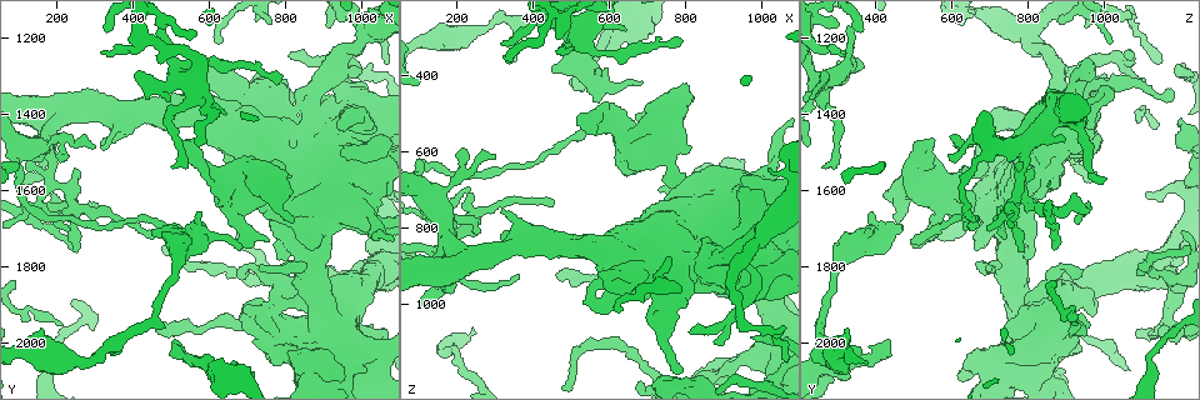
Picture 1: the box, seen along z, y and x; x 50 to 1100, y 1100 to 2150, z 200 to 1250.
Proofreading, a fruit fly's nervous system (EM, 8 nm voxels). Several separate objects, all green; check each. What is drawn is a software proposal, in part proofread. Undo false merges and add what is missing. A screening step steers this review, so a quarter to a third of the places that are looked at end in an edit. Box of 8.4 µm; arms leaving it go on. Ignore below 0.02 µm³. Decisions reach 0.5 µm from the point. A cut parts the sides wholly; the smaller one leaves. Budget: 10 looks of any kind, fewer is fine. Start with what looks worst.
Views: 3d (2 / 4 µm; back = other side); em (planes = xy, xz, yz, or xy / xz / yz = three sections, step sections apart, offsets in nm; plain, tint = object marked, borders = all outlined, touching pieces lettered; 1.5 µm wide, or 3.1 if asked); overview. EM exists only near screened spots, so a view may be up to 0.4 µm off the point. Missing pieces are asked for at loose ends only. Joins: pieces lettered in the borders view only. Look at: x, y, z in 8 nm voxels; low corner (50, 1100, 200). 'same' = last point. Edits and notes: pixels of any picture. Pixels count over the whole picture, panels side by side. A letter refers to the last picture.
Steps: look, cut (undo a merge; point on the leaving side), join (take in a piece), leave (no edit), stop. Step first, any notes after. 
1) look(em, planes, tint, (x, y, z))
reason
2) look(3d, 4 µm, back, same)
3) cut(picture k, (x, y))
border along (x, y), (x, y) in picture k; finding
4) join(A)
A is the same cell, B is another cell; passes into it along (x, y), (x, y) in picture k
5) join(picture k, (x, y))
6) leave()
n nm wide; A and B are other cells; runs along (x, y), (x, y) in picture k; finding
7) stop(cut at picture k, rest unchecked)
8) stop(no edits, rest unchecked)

look(3d, 4 µm, (575, 1665, 400))
an open end

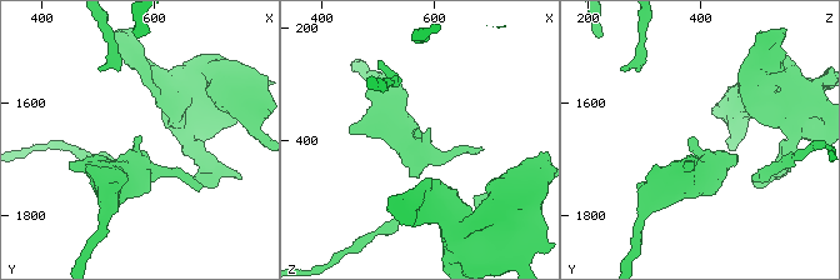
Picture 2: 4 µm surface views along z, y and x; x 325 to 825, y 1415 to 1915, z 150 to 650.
look(em, planes, borders, (575, 1660, 395))
now the EM

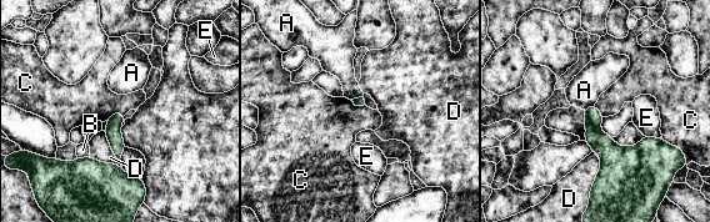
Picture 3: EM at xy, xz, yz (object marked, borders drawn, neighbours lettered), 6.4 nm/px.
leave()
A, B, C, D and E are other cells; border along (124, 114), (115, 112), (106, 121) in picture 3; no lettered piece goes on from it

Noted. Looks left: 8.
look(em, planes, borders, (360, 2030, 355))
an open end

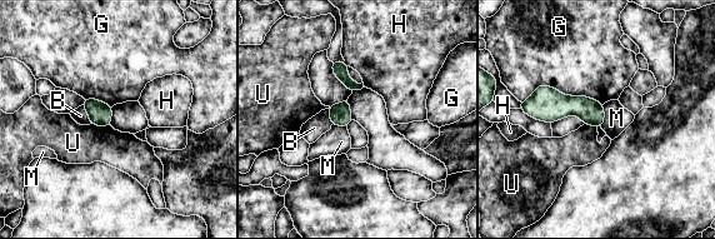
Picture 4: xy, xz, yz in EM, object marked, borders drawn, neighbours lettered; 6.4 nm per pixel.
leave()
130 nm wide; B, G, H, M and U are other cells; border along (91, 123), (110, 127) in picture 4; no lettered piece goes on from it

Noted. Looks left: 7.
look(3d, 4 µm, (595, 1265, 340))
calibre changes

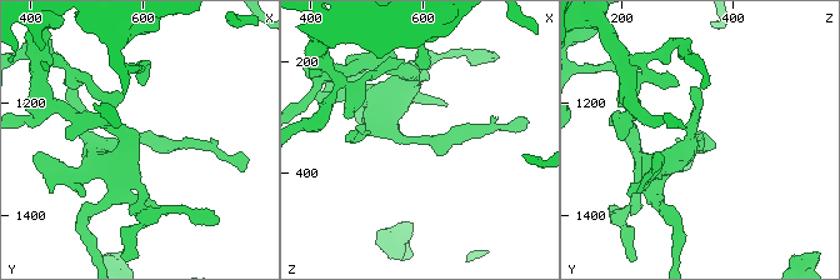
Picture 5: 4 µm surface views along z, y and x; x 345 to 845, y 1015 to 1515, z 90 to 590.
look(em, planes, borders, (590, 1260, 340))
3 arms; arms of 160, 160, 380 nm; shape alone is not enough

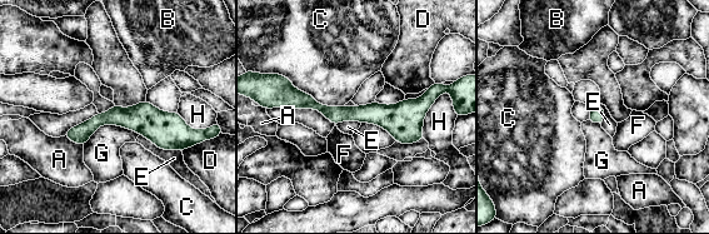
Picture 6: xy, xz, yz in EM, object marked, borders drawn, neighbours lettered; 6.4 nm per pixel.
leave()
A, B, C, D, E, F, G and H are other cells; continuous, no second neuron

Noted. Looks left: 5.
look(em, planes, borders, (1005, 1175, 800))
arms part here

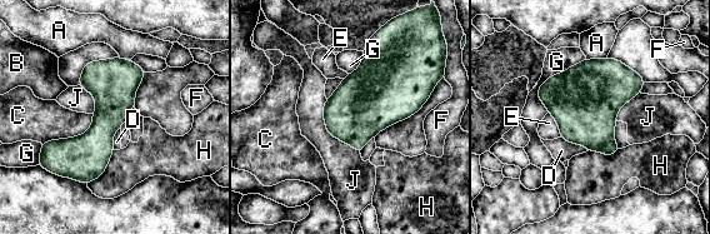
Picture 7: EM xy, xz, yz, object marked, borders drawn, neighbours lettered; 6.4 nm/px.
leave()
A, B, C, D, E, F, G, H and J are other cells; border along (585, 58), (540, 86), (546, 111) in picture 7; all the same neuron

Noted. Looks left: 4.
look(em, planes, borders, (450, 1725, 730))
an open end

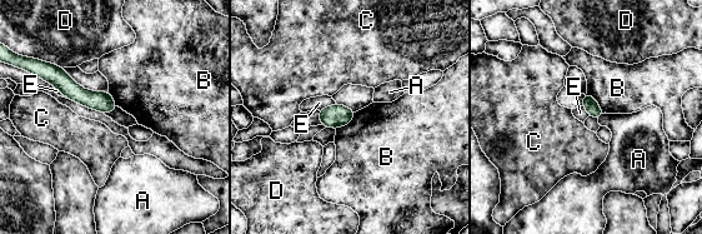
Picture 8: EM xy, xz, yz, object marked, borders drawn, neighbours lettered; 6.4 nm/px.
leave()
B touches over 180 nm; A, B, C, D and E are other cells; border along (336, 104), (319, 110) in picture 8; no lettered piece goes on from it

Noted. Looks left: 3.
stop(no edits, rest unchecked)

